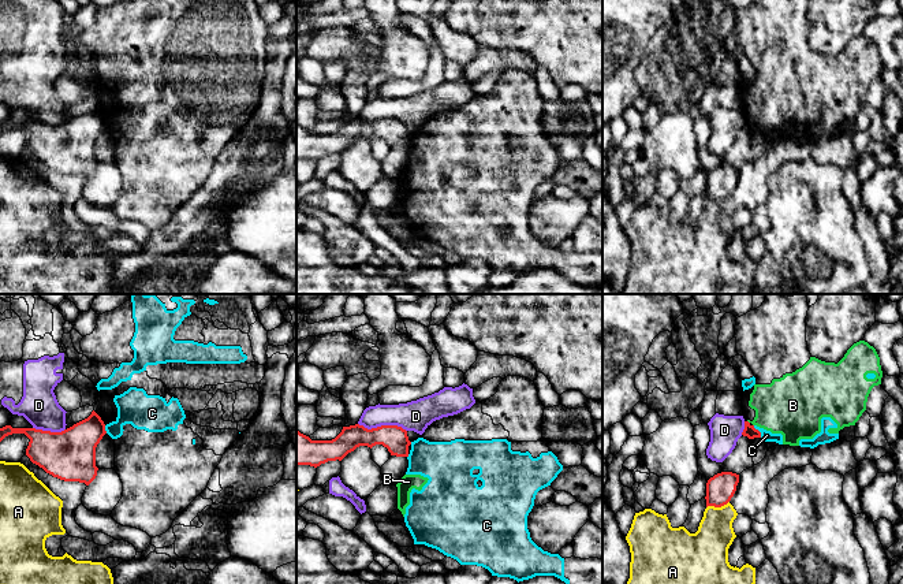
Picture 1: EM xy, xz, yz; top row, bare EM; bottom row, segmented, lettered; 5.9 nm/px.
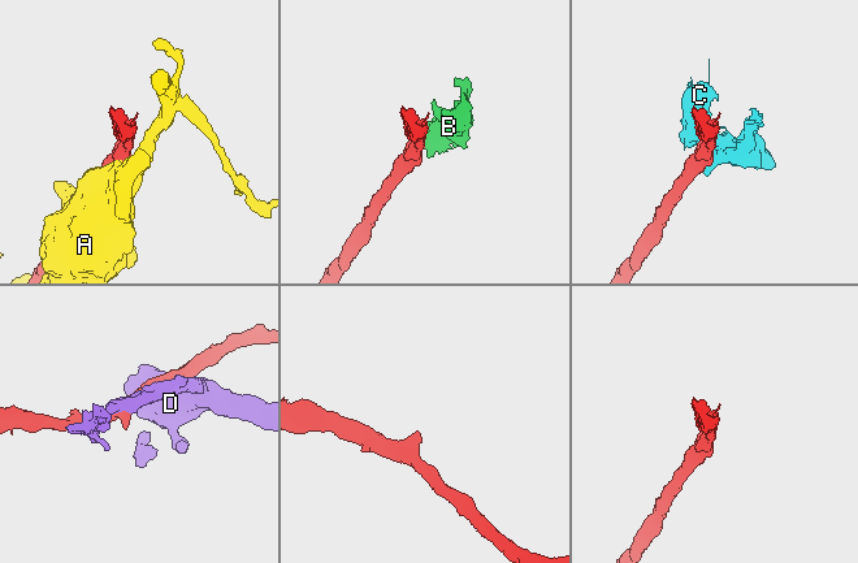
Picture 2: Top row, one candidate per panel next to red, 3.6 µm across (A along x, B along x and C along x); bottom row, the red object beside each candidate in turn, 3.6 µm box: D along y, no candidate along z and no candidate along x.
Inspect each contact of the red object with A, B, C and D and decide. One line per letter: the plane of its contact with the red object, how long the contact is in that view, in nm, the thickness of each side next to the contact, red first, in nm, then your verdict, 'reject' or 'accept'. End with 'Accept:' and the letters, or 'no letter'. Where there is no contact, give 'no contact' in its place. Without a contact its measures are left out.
A: yz | 140 nm | 170/240 nm | reject
B: no contact | reject
C: yz | 90 nm | 70/60 nm | reject
D: xz | 300 nm | 150/180 nm | reject
Accept: no letter

